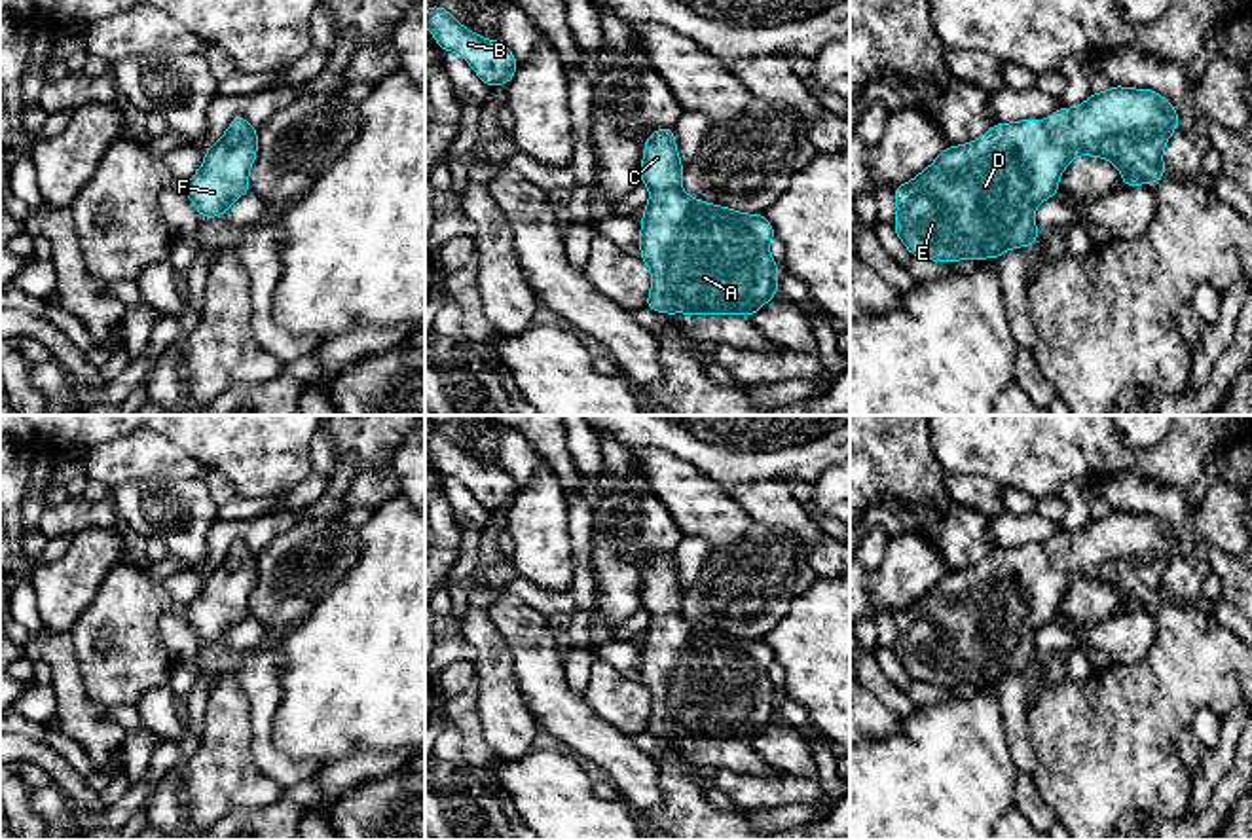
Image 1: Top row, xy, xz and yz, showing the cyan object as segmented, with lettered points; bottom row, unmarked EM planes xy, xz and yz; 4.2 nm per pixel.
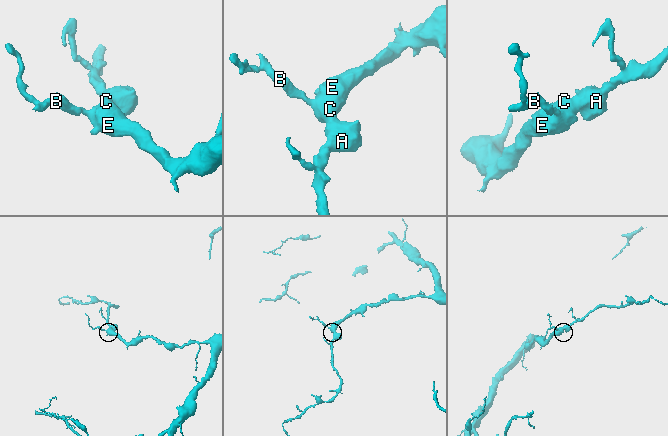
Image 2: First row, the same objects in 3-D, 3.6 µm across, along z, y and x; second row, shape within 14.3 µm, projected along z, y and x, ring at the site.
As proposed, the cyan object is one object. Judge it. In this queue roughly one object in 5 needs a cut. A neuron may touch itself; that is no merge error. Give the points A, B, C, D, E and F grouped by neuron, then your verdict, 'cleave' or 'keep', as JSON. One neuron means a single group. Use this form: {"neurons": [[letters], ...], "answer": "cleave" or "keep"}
{"neurons": [["A", "B", "C", "D", "E", "F"]], "answer": "keep"}

